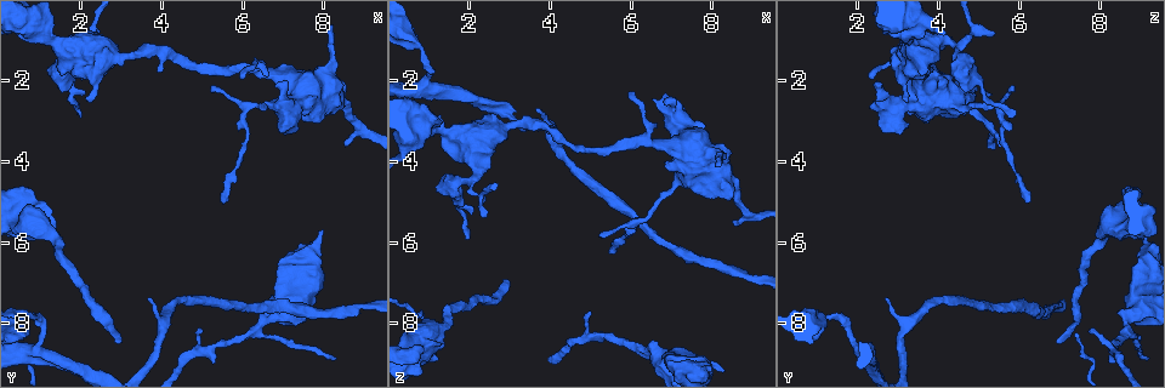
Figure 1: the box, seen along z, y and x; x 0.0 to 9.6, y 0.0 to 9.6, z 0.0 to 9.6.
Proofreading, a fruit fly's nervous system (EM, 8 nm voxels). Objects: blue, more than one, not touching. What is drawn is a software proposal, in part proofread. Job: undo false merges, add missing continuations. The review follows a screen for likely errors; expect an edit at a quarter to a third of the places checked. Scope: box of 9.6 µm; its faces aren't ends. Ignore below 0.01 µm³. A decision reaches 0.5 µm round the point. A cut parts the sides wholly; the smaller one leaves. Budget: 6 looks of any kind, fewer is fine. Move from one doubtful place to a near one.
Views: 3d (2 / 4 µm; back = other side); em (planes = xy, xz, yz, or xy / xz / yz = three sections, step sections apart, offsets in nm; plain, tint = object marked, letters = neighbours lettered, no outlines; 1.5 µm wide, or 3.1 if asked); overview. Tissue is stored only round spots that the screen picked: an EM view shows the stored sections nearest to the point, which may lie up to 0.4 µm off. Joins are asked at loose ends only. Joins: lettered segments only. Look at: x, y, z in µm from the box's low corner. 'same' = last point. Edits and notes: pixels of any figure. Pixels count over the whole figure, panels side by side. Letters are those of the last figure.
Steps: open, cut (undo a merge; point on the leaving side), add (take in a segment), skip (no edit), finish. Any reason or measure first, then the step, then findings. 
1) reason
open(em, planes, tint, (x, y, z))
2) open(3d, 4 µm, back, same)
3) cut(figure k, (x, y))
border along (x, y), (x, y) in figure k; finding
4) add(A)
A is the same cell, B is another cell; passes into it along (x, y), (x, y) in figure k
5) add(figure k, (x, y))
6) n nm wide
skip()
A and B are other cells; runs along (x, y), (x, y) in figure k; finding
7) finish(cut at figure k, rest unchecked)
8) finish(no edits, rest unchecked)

end of a long branch
open(em, yz, step 8, tint, (2.85, 8.45, 6.95))

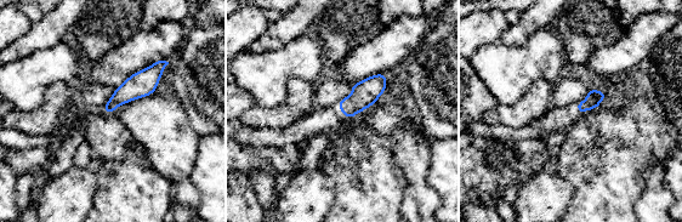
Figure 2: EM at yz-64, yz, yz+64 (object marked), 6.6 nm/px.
cut it another way
open(em, xz, step 4, letters, same)

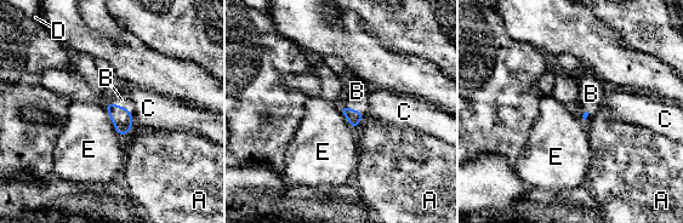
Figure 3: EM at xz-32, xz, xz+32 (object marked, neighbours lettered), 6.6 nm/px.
add(B)
B is the same cell, A, C, D and E are other cells; passes into it along (353, 116), (353, 109), (357, 91) in figure 3; it goes on there

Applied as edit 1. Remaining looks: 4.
sharp bend
open(3d, 2 µm, (0.90, 8.65, 2.10))

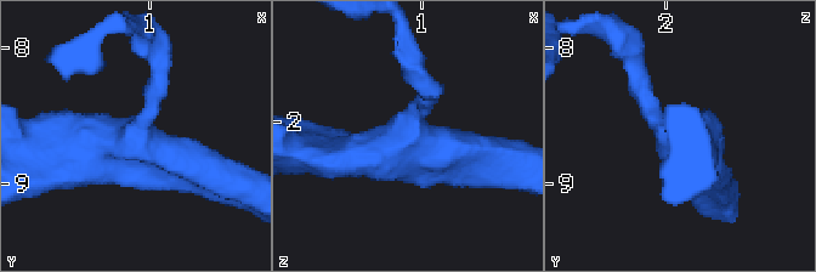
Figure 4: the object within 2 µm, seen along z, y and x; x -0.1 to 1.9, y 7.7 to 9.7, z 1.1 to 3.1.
3 arms; arms of 170, 280, 280 nm; need the tissue
open(em, xz, step 8, tint, (0.96, 8.66, 2.08))

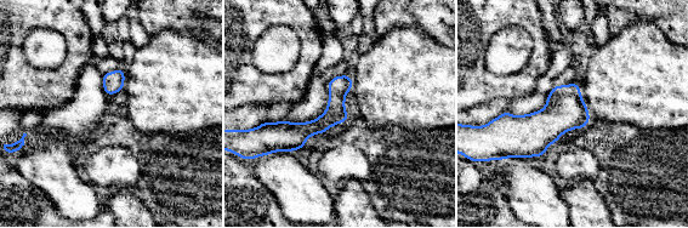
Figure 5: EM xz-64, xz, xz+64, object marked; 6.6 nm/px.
open(em, planes, letters, same)

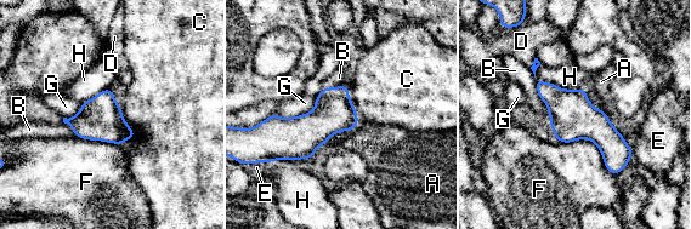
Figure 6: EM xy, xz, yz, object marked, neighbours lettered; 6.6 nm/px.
skip()
A, B, C, D, E, F, G and H are other cells; border along (119, 104), (134, 132), (123, 143) in figure 6; one neuron here

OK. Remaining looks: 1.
finish(add at figure 3, rest unchecked)

